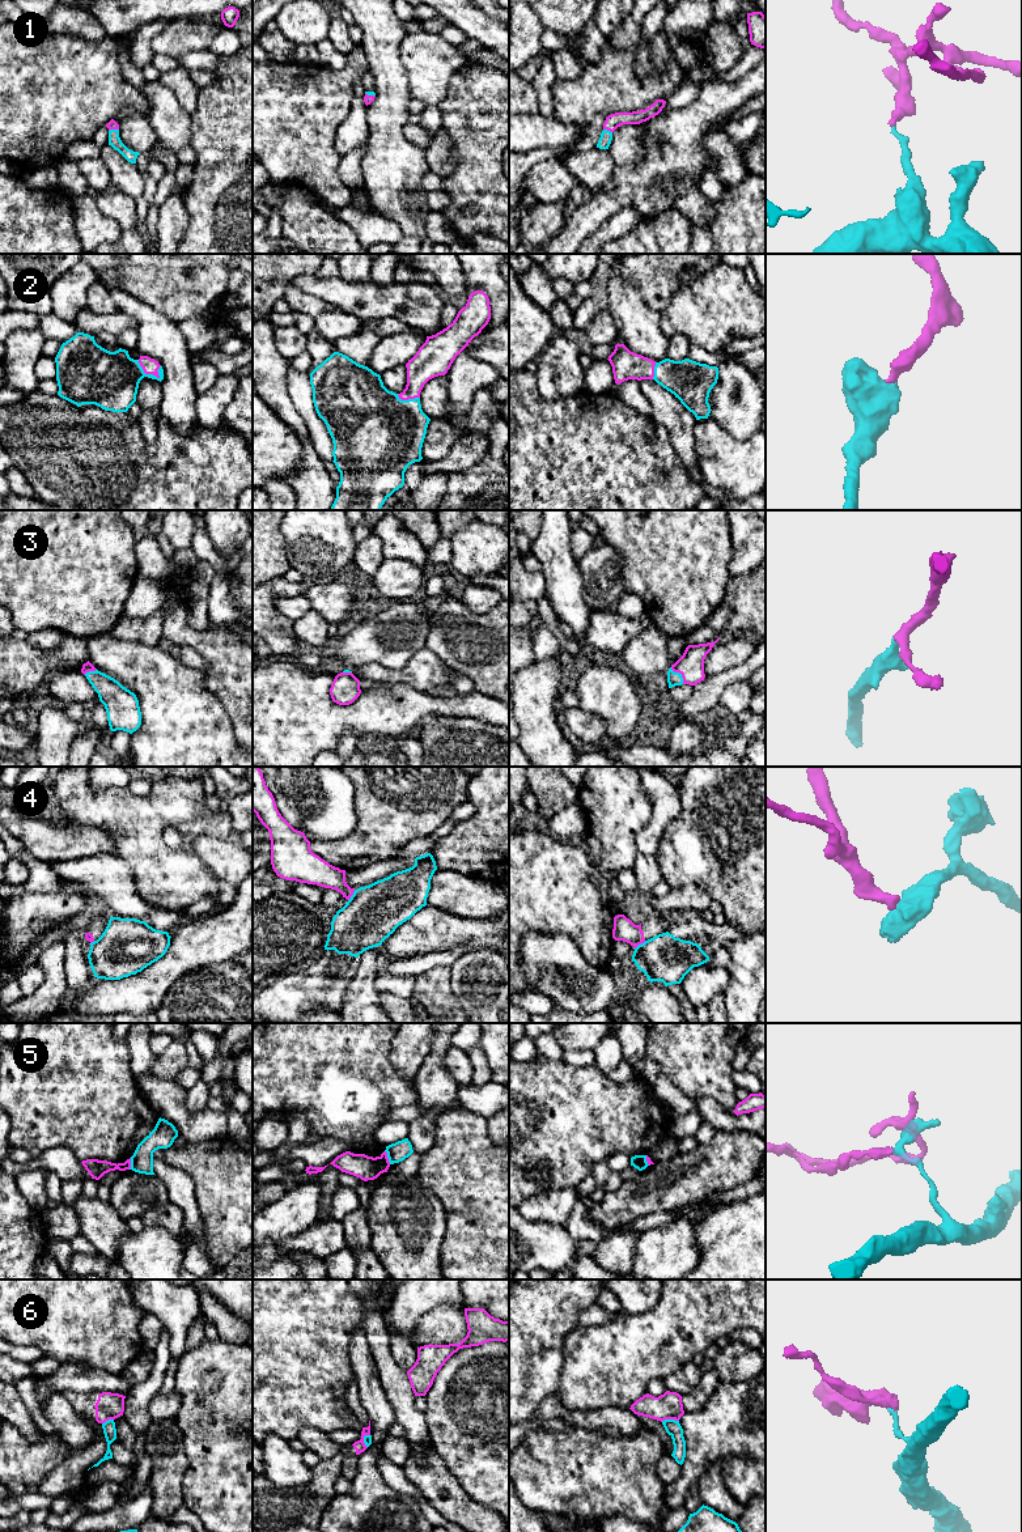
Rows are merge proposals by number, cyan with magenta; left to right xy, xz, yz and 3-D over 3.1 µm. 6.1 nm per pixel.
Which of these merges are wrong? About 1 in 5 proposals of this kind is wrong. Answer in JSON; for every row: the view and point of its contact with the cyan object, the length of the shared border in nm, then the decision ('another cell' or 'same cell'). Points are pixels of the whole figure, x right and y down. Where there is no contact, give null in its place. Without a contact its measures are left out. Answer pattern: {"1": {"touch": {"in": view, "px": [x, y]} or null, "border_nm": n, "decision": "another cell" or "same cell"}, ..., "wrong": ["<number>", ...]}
{"1": {"touch": {"in": "yz", "px": [606, 130]}, "border_nm": 60, "decision": "same cell"}, "2": {"touch": {"in": "xy", "px": [147, 374]}, "border_nm": 180, "decision": "same cell"}, "3": {"touch": {"in": "yz", "px": [679, 674]}, "border_nm": 130, "decision": "same cell"}, "4": {"touch": {"in": "yz", "px": [641, 943]}, "border_nm": 90, "decision": "another cell"}, "5": {"touch": {"in": "xz", "px": [387, 1157]}, "border_nm": 90, "decision": "another cell"}, "6": {"touch": {"in": "yz", "px": [669, 1420]}, "border_nm": 110, "decision": "another cell"}, "wrong": ["4", "5", "6"]}

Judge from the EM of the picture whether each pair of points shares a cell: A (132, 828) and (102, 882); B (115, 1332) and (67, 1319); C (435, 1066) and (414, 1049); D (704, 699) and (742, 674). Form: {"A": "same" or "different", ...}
{"A": "different", "B": "same", "C": "different", "D": "same"}

